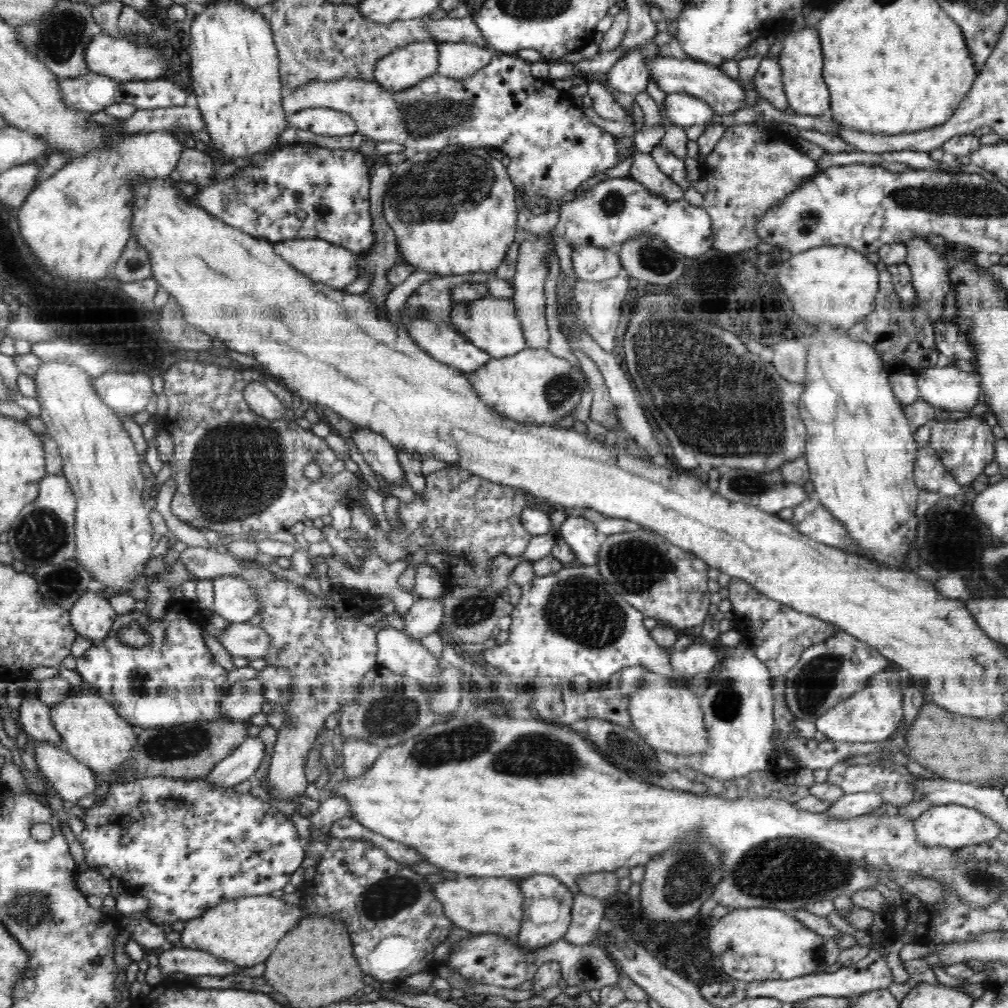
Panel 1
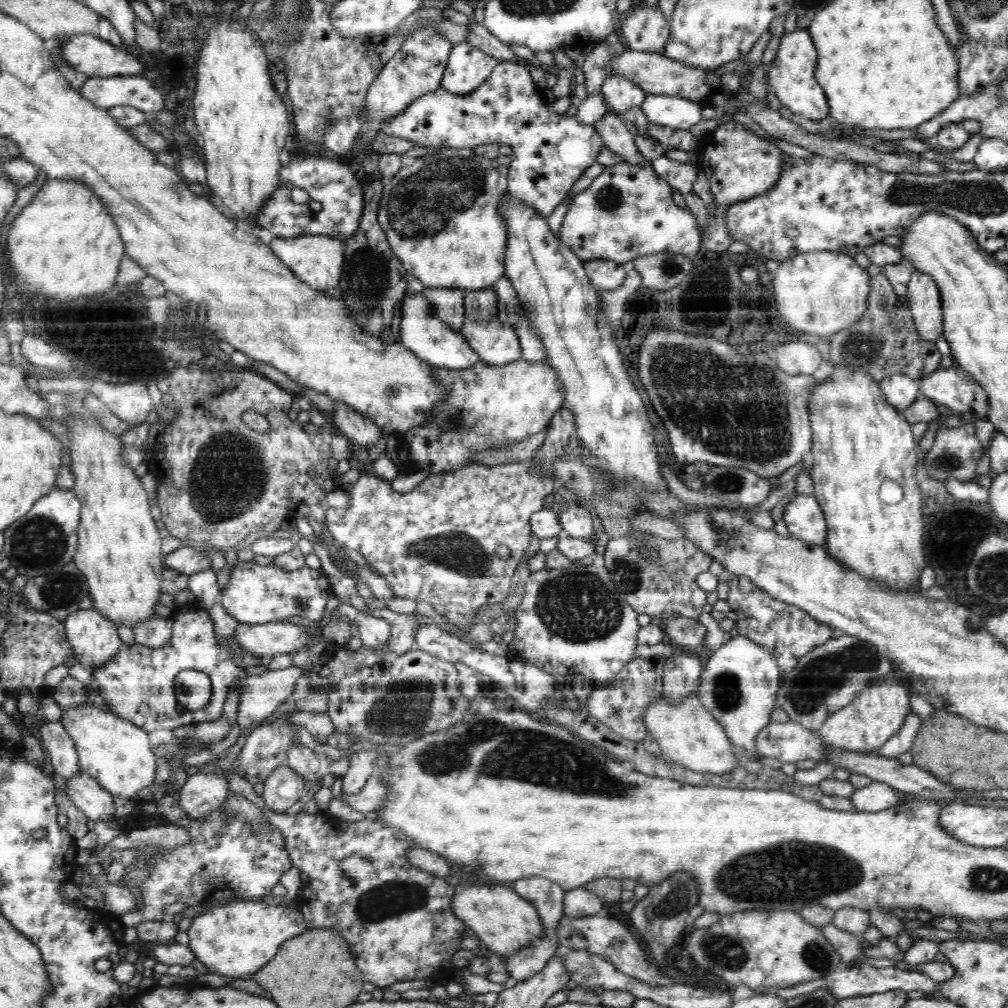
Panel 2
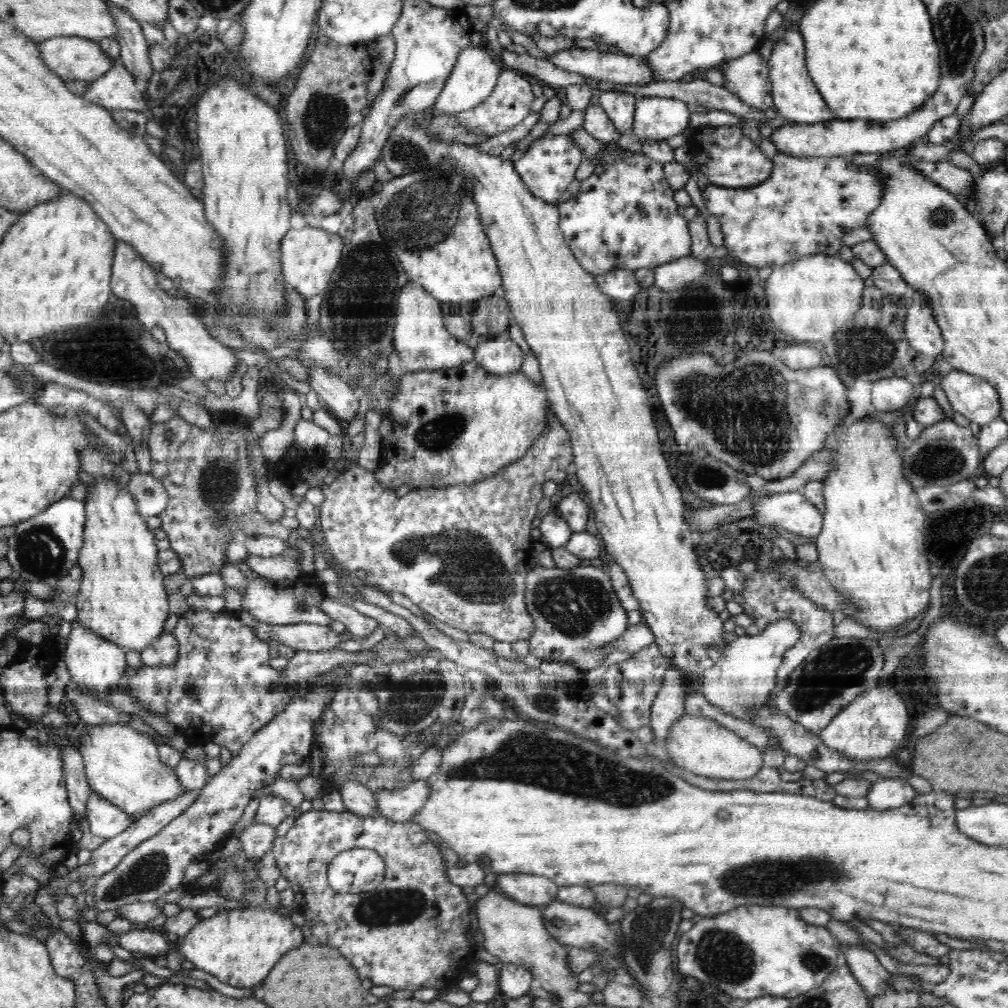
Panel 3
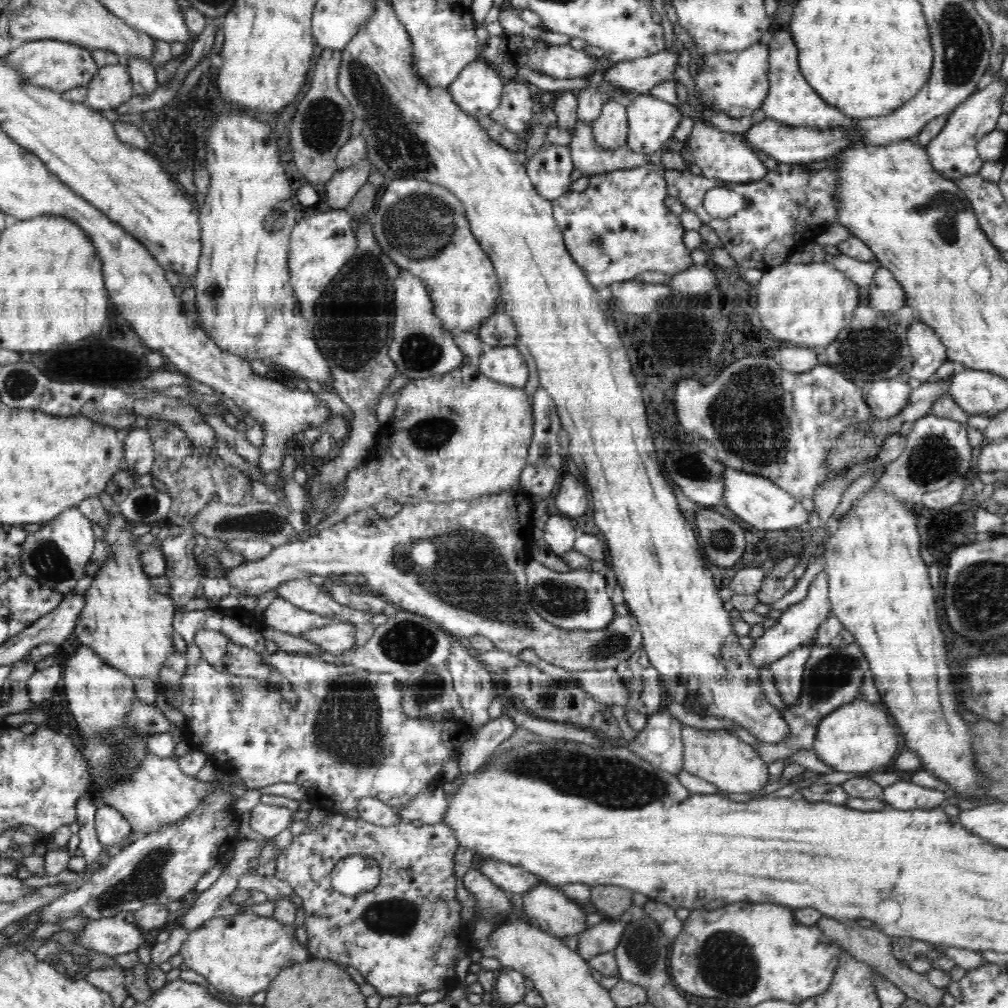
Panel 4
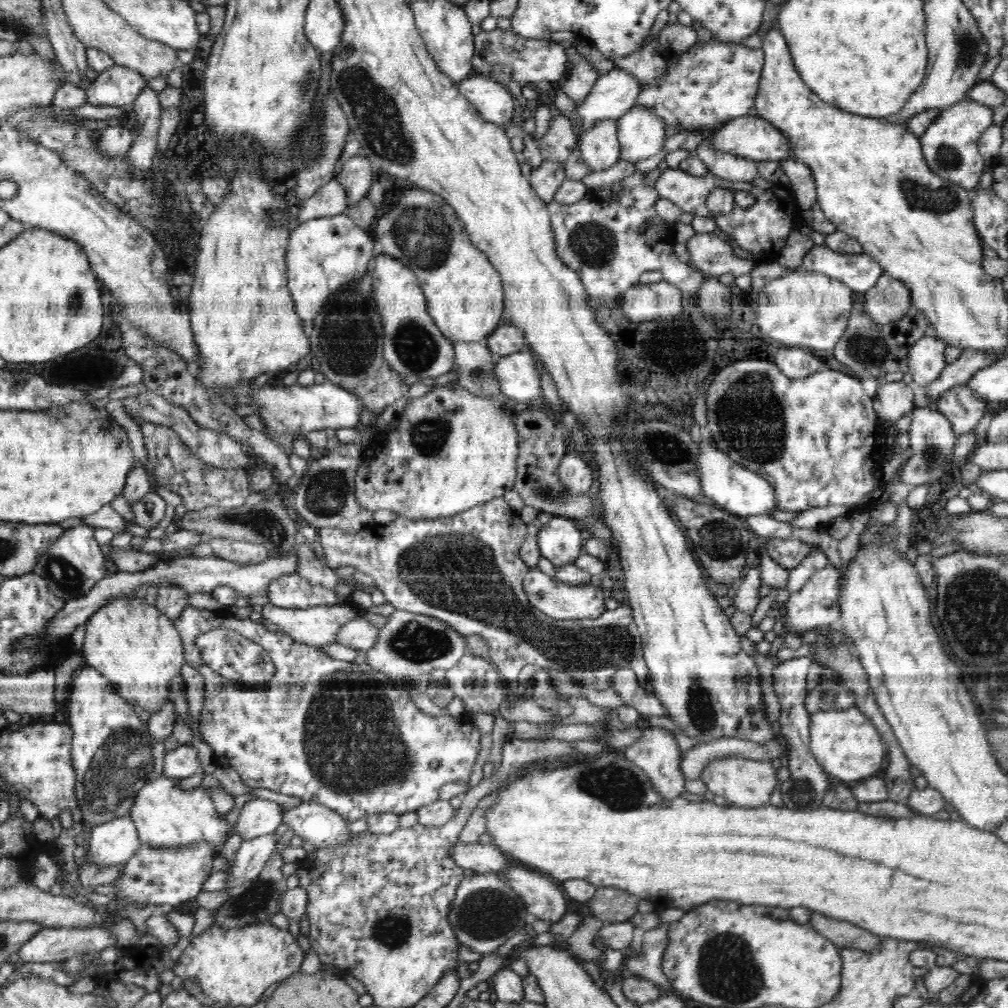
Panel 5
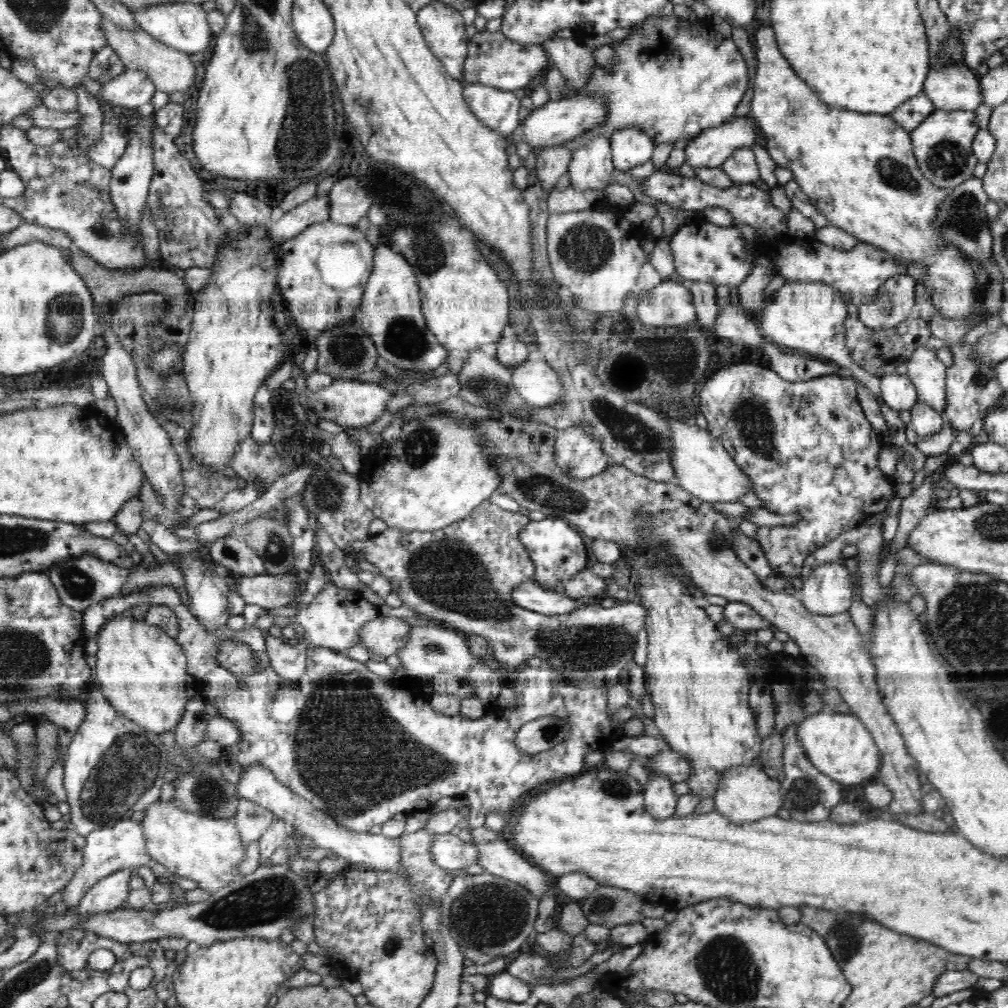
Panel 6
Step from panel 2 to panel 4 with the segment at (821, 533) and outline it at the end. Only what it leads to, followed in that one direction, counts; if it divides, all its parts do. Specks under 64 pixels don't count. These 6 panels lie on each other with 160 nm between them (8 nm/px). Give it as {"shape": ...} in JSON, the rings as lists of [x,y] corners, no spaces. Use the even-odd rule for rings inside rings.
{"shape":[[[726,467],[722,480],[724,480],[722,502],[726,508],[758,530],[784,530],[802,524],[808,526],[810,505],[800,502],[790,493],[781,490],[770,479]]]}

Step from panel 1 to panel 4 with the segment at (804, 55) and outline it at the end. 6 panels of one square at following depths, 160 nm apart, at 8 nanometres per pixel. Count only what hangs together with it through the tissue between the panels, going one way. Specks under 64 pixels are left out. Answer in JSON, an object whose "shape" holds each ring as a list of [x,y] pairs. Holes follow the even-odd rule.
{"shape":[[[786,30],[776,31],[767,44],[769,48],[769,91],[761,106],[766,118],[776,120],[788,126],[807,126],[816,130],[832,128],[850,128],[858,119],[853,119],[840,110],[826,104],[814,89],[806,84],[799,67],[798,47]]]}

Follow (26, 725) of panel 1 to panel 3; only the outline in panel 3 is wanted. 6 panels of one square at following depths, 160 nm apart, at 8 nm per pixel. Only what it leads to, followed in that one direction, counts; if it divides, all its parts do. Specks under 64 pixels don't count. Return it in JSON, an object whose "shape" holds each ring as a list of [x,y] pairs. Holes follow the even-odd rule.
{"shape":[[[60,746],[60,748],[61,754],[63,754],[64,780],[73,811],[73,819],[85,820],[88,798],[90,798],[92,790],[87,781],[82,754],[76,748],[66,748],[65,746]]]}

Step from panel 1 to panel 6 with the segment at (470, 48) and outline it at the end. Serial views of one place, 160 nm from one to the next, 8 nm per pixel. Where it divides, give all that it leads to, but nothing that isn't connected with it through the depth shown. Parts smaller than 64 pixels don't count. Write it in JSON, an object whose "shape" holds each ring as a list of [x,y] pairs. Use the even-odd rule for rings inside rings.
{"shape":[[[466,83],[463,84],[463,97],[482,124],[504,136],[510,136],[522,120],[520,99],[512,91]]]}

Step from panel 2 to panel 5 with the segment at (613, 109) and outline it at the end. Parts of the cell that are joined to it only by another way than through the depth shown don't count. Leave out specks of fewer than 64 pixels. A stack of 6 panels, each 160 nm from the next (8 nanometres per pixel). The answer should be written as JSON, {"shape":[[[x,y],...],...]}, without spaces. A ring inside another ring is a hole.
{"shape":[[[604,120],[588,128],[579,138],[580,156],[591,172],[606,170],[620,158],[617,120]]]}

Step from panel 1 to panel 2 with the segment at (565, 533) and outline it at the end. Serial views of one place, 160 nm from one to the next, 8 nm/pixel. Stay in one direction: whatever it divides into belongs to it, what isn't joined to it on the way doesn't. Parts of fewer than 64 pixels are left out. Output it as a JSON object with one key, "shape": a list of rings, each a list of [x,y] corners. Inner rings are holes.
{"shape":[[[585,504],[570,505],[559,514],[559,519],[566,535],[600,542],[600,535],[592,525],[592,515],[585,510]]]}

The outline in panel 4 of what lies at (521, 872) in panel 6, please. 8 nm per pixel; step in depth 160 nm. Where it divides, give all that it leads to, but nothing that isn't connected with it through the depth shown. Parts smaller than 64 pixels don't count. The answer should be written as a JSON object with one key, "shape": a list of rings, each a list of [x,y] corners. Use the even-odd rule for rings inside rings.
{"shape":[[[540,883],[522,895],[522,902],[523,911],[527,916],[526,920],[552,936],[562,939],[575,934],[582,934],[588,930],[585,925],[587,914],[576,905],[575,901],[570,900],[560,890],[560,887]]]}

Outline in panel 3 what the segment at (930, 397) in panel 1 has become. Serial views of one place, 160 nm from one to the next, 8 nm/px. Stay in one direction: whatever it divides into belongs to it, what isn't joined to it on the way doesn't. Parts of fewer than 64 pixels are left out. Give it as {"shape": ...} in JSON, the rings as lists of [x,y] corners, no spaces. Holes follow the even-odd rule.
{"shape":[[[946,368],[940,385],[953,410],[981,426],[1000,417],[1000,397],[986,379],[956,369]]]}

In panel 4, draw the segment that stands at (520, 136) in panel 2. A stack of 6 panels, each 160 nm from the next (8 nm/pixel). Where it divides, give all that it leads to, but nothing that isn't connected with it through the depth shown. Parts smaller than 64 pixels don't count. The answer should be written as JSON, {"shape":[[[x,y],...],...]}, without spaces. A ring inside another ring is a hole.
{"shape":[[[506,80],[500,106],[490,114],[490,118],[512,132],[522,132],[534,114],[534,93],[535,90],[528,83]],[[545,142],[524,167],[532,186],[548,201],[570,192],[570,174],[575,166],[568,145]]]}

